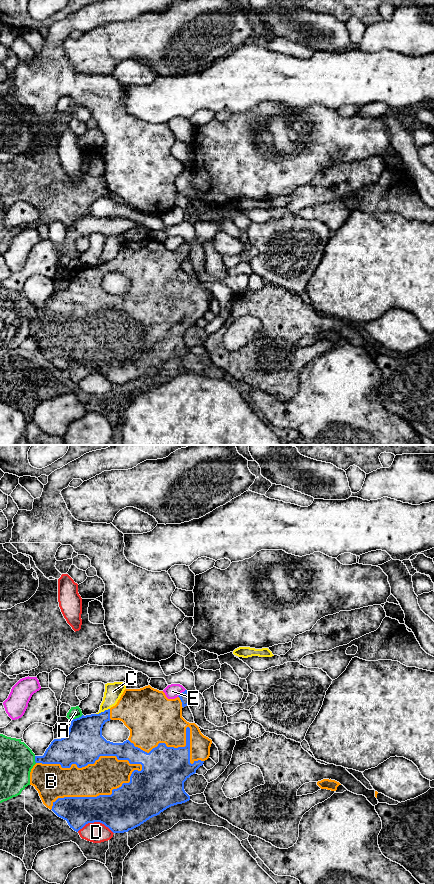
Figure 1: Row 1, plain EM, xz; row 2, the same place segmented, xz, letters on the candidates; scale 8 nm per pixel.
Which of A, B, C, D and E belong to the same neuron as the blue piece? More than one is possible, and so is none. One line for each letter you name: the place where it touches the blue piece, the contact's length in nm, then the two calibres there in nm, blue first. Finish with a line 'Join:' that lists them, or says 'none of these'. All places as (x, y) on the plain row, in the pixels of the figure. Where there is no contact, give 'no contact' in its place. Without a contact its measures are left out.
B: contact xz (91, 315); length 850 nm; calibres 320 and 280 nm
Join: B

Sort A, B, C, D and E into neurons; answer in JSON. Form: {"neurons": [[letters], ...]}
{"neurons": [["A"], ["B"], ["C"], ["D"], ["E"]]}

